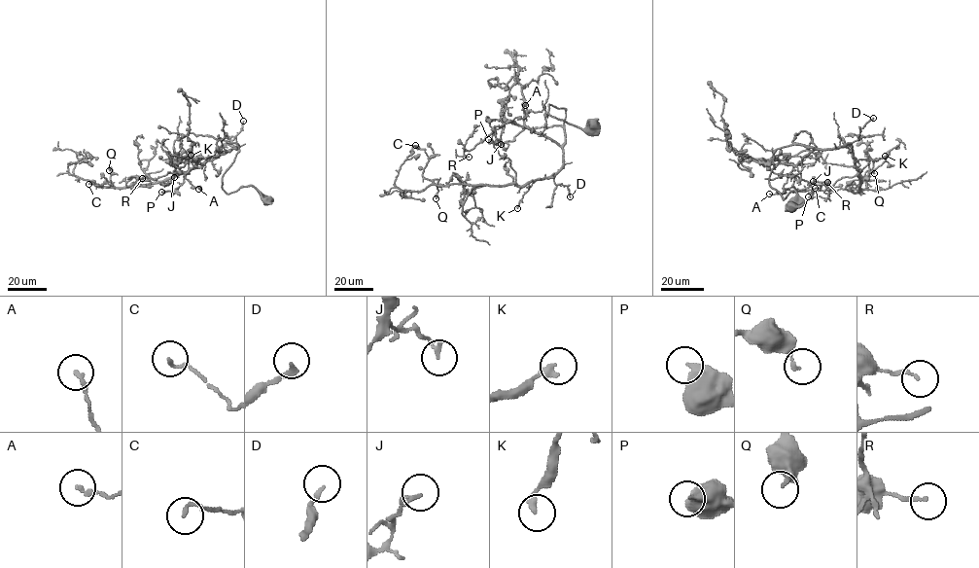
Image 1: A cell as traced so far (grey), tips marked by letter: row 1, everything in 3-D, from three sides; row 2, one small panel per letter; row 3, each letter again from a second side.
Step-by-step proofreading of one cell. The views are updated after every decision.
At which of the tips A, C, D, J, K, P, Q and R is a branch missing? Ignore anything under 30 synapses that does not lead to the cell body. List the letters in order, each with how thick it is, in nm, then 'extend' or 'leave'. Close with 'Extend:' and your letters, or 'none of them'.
A: 180 nm thick; leave
C: 140 nm thick; leave
D: 200 nm thick; leave
J: 150 nm thick; leave
K: 280 nm thick; leave
P: 460 nm thick; leave
Q: 140 nm thick; leave
R: 150 nm thick; leave
Extend: none of them

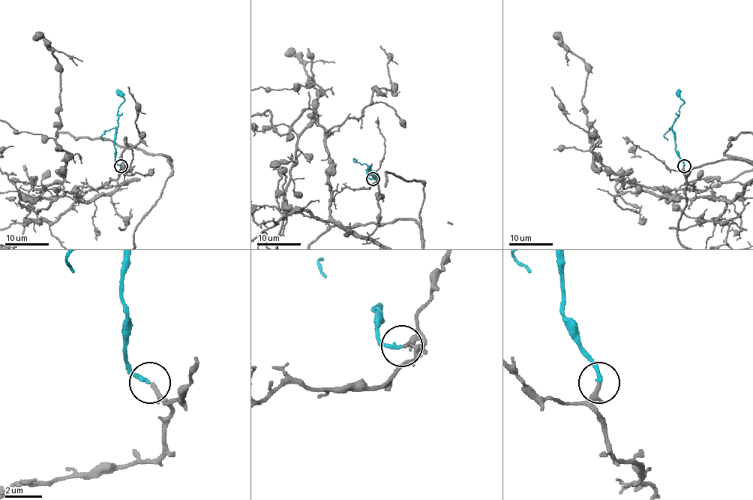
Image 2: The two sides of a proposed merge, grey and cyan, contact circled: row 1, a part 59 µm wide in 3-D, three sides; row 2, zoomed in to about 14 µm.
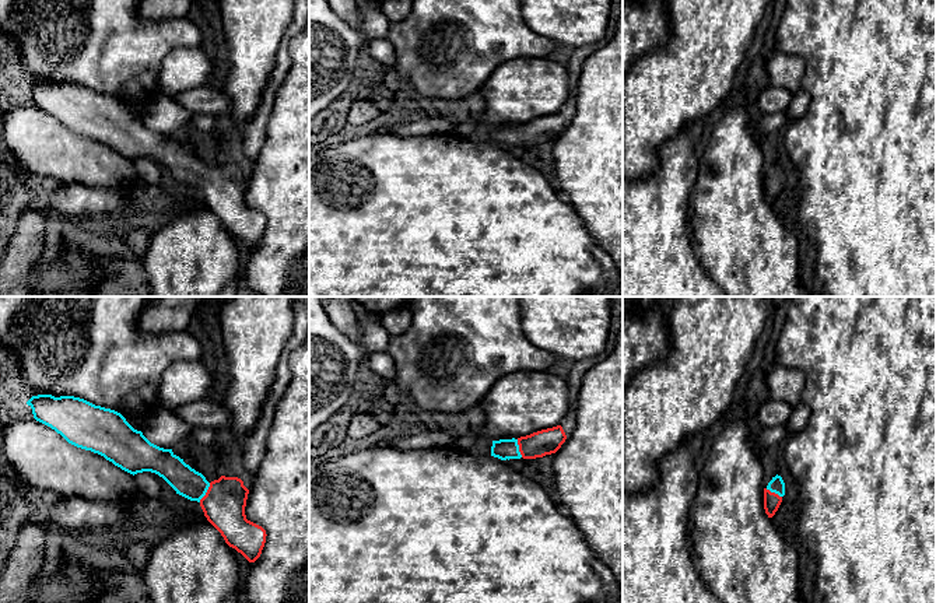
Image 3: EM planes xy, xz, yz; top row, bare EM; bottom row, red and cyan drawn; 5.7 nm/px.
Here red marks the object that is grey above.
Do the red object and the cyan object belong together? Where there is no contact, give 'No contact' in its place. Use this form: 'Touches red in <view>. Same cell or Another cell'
Touches red in xy. Same cell

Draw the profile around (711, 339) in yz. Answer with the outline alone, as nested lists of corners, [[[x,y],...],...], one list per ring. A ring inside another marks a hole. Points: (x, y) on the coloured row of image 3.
[[[680,297],[677,299],[670,313],[669,323],[666,325],[669,357],[659,364],[639,371],[623,392],[623,492],[635,494],[646,487],[652,487],[658,481],[658,463],[662,457],[677,448],[683,441],[688,441],[693,435],[711,427],[729,409],[737,383],[749,367],[756,343],[764,329],[767,313],[767,297]]]

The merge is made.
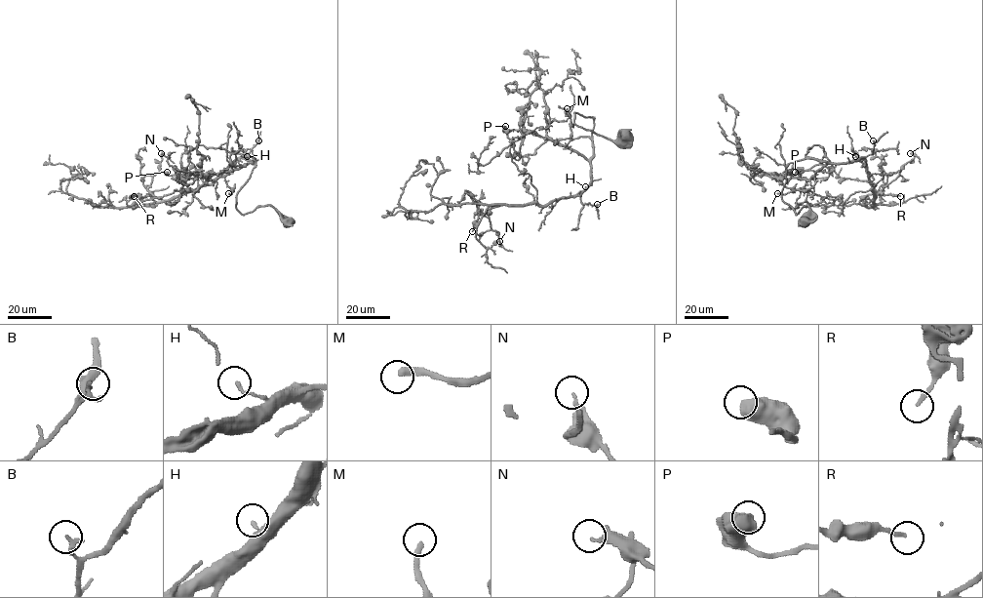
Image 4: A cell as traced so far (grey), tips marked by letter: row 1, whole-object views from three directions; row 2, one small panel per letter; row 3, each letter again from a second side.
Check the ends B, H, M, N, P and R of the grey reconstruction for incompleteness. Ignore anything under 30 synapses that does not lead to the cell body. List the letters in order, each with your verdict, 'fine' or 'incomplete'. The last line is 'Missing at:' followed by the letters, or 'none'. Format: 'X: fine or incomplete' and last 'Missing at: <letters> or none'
B: fine
H: fine
M: incomplete
N: fine
P: fine
R: fine
Missing at: M

